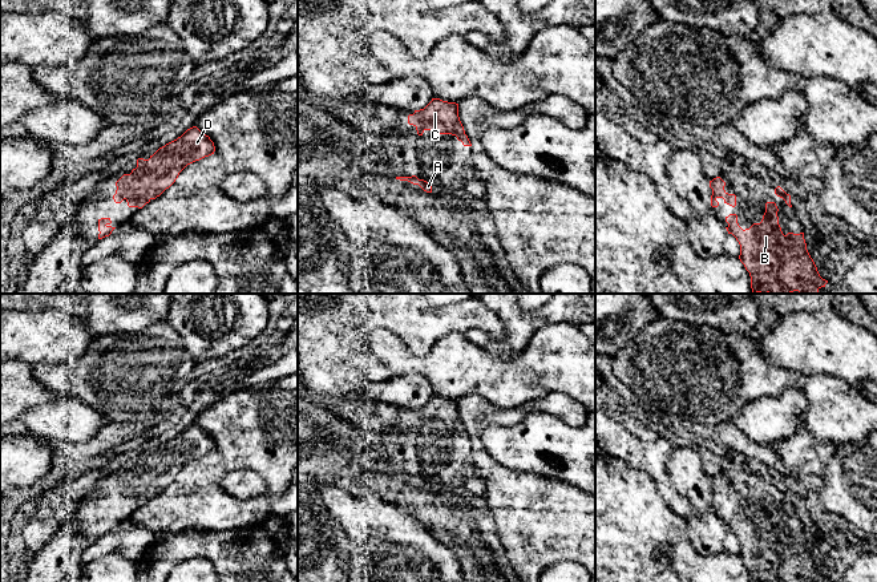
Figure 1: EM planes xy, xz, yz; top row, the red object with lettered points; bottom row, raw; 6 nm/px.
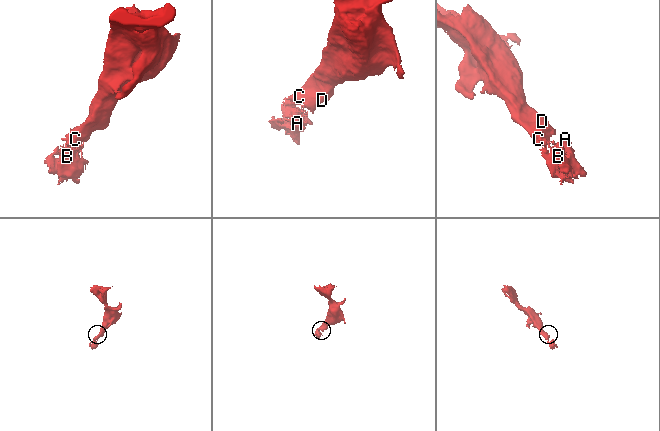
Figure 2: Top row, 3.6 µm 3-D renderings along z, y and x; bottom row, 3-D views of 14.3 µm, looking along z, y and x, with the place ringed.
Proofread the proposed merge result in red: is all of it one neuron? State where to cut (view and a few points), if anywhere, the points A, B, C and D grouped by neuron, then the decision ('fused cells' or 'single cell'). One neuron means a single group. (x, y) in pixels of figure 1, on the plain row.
cut none; groups A B C D; single cell

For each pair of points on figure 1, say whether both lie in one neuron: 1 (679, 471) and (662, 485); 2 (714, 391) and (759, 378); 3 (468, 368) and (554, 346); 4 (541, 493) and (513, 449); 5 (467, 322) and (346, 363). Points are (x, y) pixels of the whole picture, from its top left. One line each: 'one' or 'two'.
1: two
2: one
3: one
4: two
5: one

